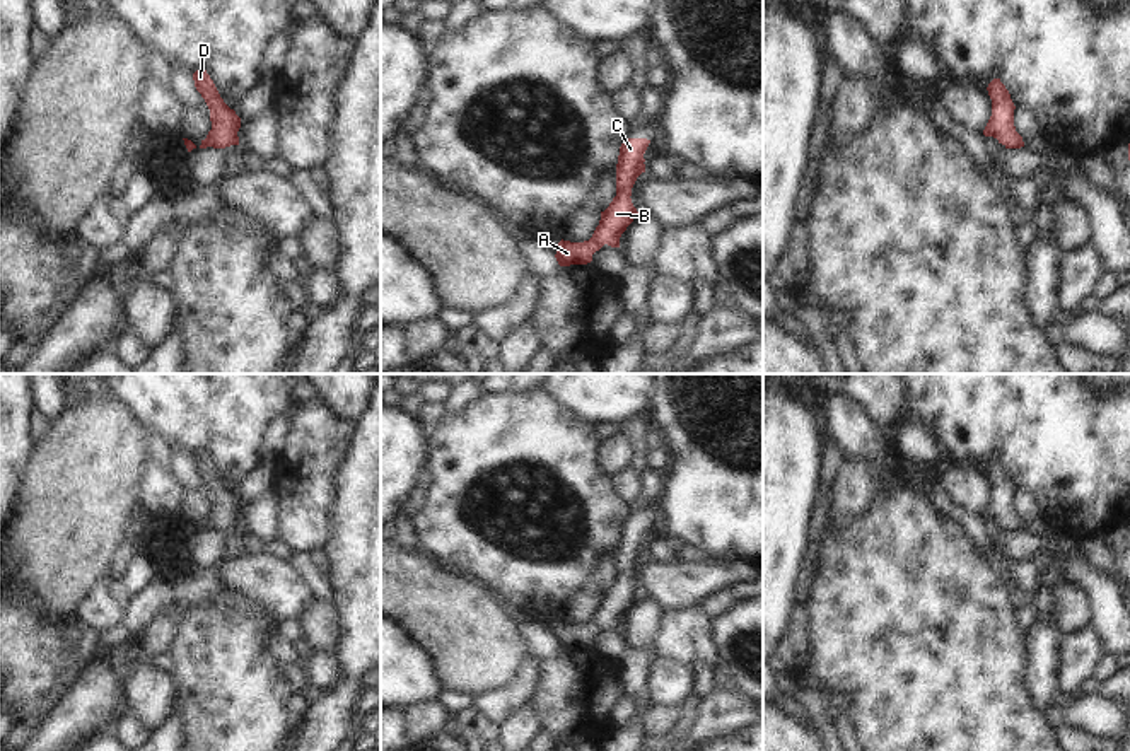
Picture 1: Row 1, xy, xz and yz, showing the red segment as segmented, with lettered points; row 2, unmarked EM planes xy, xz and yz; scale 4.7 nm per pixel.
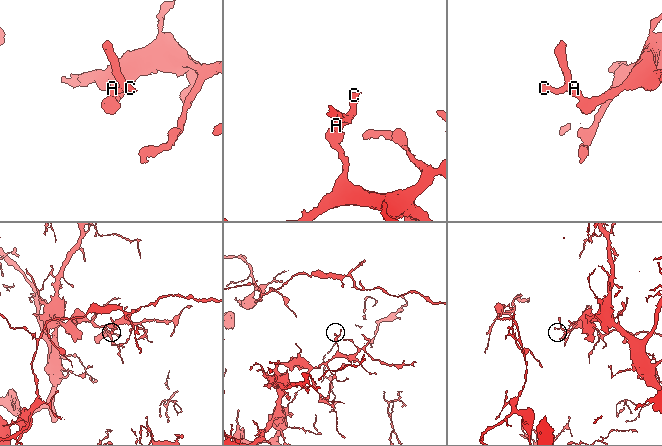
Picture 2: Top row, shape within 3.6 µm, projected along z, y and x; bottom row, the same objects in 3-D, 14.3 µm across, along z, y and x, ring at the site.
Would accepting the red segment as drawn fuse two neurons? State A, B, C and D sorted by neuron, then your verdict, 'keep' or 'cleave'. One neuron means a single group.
A B C D; keep

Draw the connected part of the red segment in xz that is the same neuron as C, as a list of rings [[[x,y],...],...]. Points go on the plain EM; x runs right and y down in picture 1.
[[[625,521],[620,529],[616,546],[616,579],[609,589],[601,594],[599,608],[592,620],[584,625],[560,623],[556,628],[556,643],[560,649],[587,647],[592,637],[604,626],[620,630],[620,620],[638,596],[632,585],[632,570],[637,560],[645,555],[644,536],[650,522],[647,521]]]

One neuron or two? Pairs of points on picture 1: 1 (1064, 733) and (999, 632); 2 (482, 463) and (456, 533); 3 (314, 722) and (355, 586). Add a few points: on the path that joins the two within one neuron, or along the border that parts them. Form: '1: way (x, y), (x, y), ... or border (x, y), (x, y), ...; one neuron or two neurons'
1: border (1055, 727), (1057, 733); two neurons
2: way (468, 480), (456, 494), (454, 516); one neuron
3: way (349, 688), (355, 676), (355, 620); one neuron

